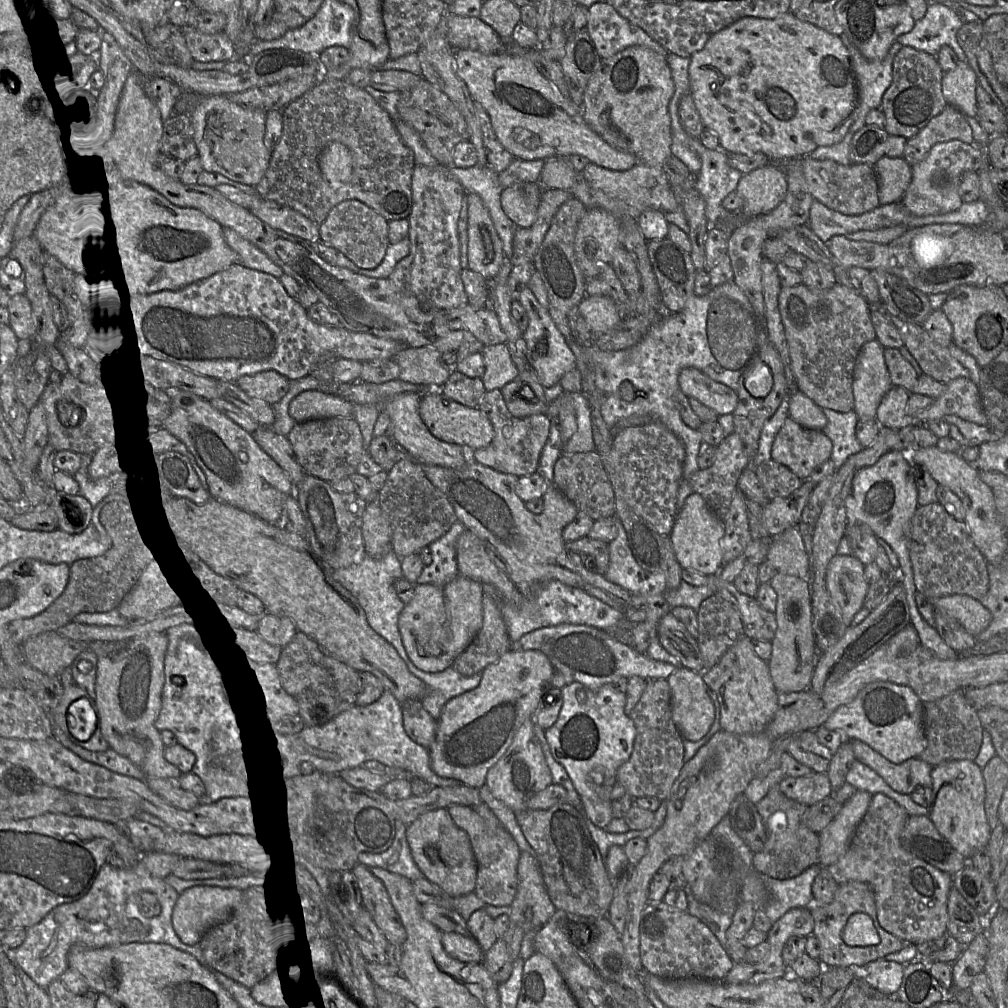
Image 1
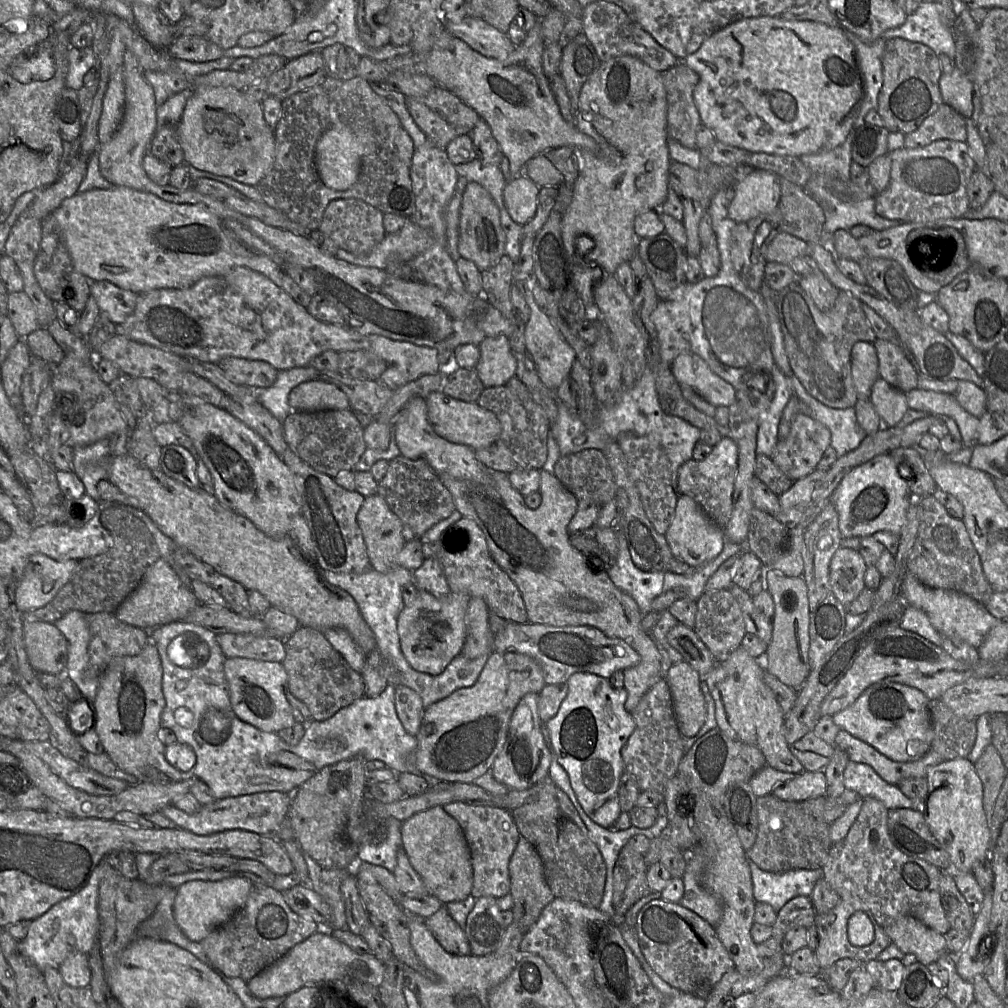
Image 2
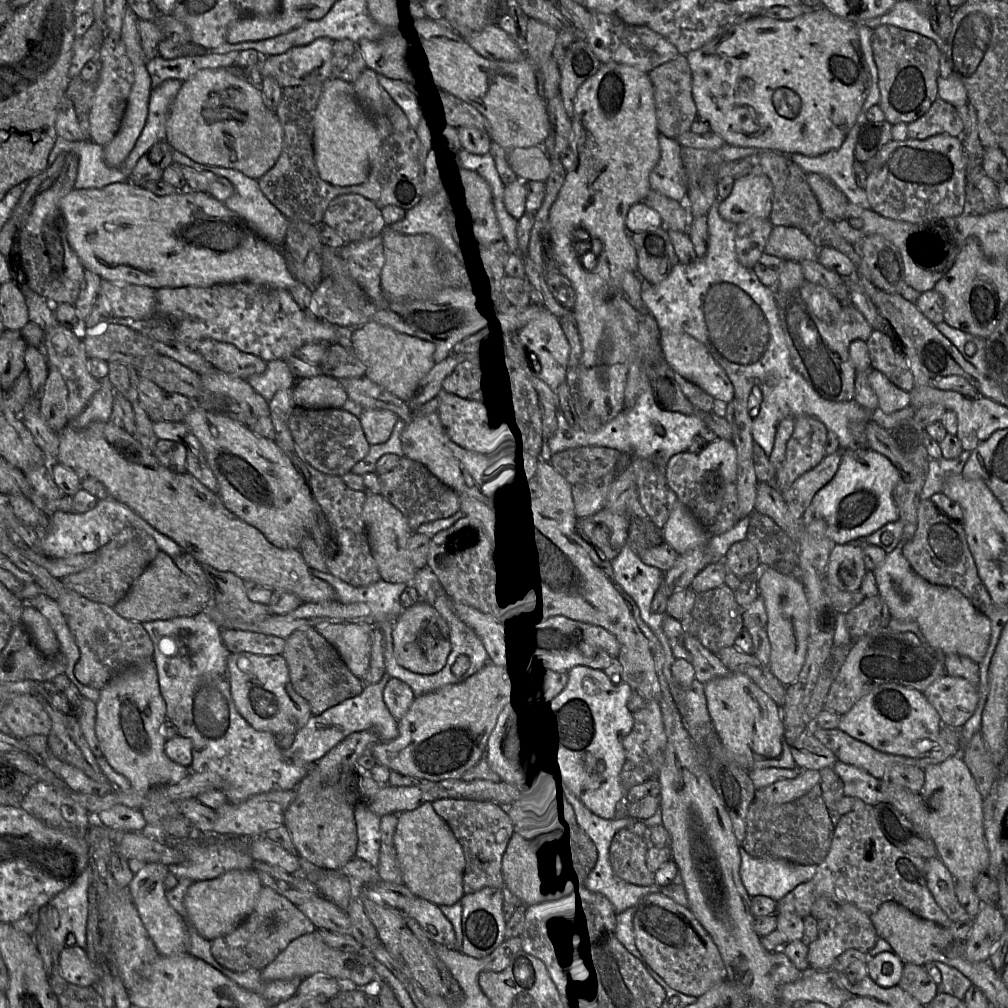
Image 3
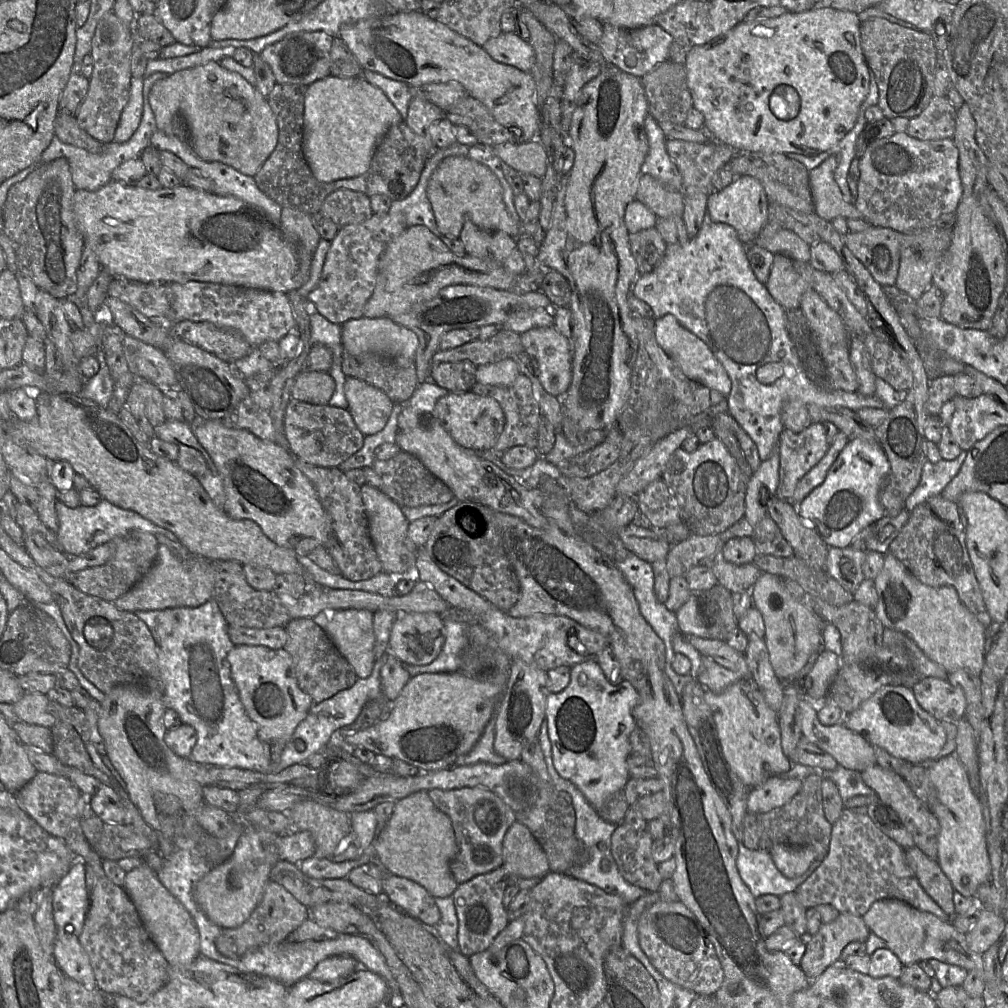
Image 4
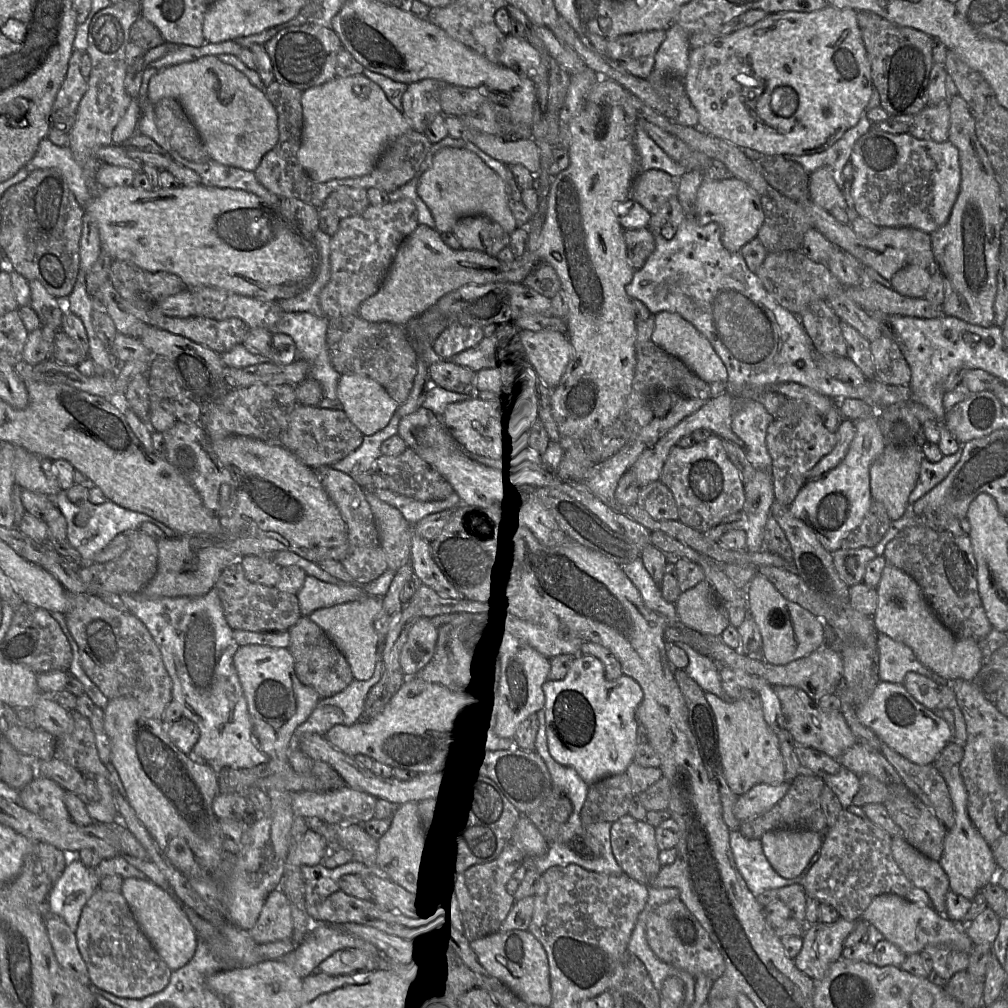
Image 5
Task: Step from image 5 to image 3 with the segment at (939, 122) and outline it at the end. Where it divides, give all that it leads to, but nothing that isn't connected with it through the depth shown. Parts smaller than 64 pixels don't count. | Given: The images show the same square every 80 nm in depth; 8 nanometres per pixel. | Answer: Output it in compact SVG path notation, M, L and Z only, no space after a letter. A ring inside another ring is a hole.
M939 98L923 116L907 124L907 137L912 140L925 140L936 135L960 138L963 132L964 125L955 107Z

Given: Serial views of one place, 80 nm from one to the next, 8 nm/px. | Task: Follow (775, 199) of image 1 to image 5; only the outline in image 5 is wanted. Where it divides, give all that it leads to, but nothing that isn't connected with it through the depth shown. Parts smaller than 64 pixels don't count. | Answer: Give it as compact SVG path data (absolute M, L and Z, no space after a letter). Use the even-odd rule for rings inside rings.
M708 169L701 172L702 181L696 198L696 218L699 225L714 222L720 225L723 246L730 252L739 252L749 241L757 237L758 231L764 222L764 213L757 192L746 182L730 178L714 180Z

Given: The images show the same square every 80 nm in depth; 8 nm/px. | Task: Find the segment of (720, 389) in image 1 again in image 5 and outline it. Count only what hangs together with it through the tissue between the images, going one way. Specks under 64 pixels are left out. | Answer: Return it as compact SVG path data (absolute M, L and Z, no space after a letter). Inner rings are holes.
M660 312L654 318L655 327L652 339L656 345L679 358L692 372L705 382L727 383L728 373L710 342L687 320L677 313Z

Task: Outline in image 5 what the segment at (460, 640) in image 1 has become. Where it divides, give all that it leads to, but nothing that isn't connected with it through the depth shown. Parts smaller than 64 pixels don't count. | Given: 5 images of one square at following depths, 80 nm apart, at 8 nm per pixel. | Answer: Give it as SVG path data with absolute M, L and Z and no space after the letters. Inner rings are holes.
M420 617L413 621L407 639L399 652L399 661L406 676L415 676L434 656L438 628L431 618Z

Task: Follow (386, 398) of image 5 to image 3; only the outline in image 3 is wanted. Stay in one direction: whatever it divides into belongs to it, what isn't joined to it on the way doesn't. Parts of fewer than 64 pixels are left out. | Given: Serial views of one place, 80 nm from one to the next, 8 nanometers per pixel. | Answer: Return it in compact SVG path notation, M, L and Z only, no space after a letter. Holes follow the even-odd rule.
M363 409L359 421L369 445L386 442L398 416L386 409Z

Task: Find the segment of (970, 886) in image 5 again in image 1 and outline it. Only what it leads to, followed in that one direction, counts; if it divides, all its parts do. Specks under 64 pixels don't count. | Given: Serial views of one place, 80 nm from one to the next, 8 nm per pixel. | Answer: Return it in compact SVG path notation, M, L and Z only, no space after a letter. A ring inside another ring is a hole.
M951 760L941 763L931 770L932 795L928 806L928 818L938 832L952 845L952 847L968 860L974 852L988 845L991 828L985 813L986 788L982 769L971 760Z

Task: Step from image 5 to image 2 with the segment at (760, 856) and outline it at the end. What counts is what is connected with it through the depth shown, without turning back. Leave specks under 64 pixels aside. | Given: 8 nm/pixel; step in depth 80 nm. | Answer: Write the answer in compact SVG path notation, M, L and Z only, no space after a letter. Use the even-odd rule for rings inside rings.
M748 856L747 862L756 902L768 903L777 913L794 897L811 897L816 882L823 877L822 868L773 873L760 869Z

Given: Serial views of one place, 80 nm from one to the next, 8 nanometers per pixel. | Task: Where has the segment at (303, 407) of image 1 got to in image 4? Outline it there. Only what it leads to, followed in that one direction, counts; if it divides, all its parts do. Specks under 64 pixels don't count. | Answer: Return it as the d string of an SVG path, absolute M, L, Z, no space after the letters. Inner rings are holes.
M303 371L294 381L291 396L314 405L328 405L335 388L335 381L329 374Z

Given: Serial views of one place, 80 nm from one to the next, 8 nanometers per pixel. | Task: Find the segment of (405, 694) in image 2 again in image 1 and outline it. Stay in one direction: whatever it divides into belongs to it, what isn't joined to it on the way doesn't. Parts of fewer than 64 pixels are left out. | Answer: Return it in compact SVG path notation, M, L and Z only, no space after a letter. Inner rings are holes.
M408 699L400 705L406 734L414 742L429 750L435 740L436 721L419 699Z

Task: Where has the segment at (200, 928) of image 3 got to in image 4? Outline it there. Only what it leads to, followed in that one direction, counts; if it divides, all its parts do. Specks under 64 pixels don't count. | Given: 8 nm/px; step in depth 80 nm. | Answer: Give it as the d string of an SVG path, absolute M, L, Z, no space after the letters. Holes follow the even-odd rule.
M247 825L233 854L229 859L214 866L193 887L193 898L216 925L223 929L240 927L262 900L270 882L270 872L280 861L278 840L283 836Z

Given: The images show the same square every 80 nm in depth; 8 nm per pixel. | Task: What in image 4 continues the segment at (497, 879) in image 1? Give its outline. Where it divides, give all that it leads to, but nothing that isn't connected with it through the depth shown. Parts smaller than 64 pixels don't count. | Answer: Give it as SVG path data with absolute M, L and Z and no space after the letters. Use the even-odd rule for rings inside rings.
M483 787L427 791L434 806L451 820L457 843L457 853L450 864L457 884L489 873L502 866L502 843L508 829L516 822L516 813L493 792Z

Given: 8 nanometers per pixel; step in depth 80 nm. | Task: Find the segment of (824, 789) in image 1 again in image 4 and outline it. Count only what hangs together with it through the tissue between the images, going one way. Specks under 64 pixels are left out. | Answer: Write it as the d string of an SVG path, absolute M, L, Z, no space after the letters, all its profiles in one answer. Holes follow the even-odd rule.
M773 776L750 790L747 813L766 813L789 802L801 789L801 779Z

